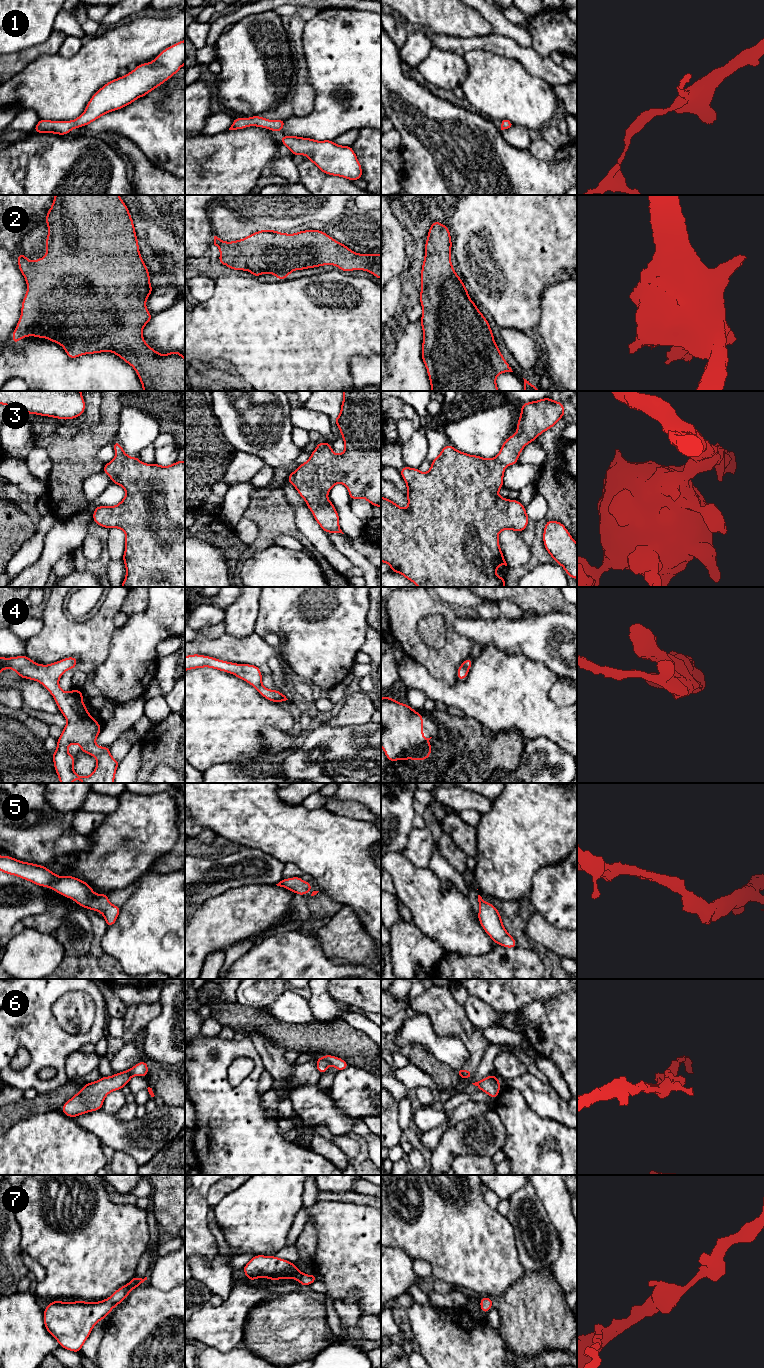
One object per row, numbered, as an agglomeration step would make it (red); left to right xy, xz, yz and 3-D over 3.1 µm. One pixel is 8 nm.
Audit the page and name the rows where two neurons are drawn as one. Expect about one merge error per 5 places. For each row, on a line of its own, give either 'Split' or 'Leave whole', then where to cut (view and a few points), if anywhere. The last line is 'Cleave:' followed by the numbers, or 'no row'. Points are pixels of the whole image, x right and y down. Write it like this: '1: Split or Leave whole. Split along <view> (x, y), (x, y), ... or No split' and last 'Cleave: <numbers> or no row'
1: Leave whole. No split
2: Leave whole. No split
3: Leave whole. No split
4: Leave whole. No split
5: Leave whole. No split
6: Split. Split along xz (322, 1057), (329, 1063)
7: Leave whole. No split
Cleave: 6

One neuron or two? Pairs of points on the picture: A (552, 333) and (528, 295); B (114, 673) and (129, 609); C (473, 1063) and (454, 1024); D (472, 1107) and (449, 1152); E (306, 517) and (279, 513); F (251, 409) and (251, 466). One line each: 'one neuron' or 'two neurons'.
A: two neurons
B: two neurons
C: one neuron
D: two neurons
E: two neurons
F: two neurons

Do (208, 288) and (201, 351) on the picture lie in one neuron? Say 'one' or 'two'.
two

